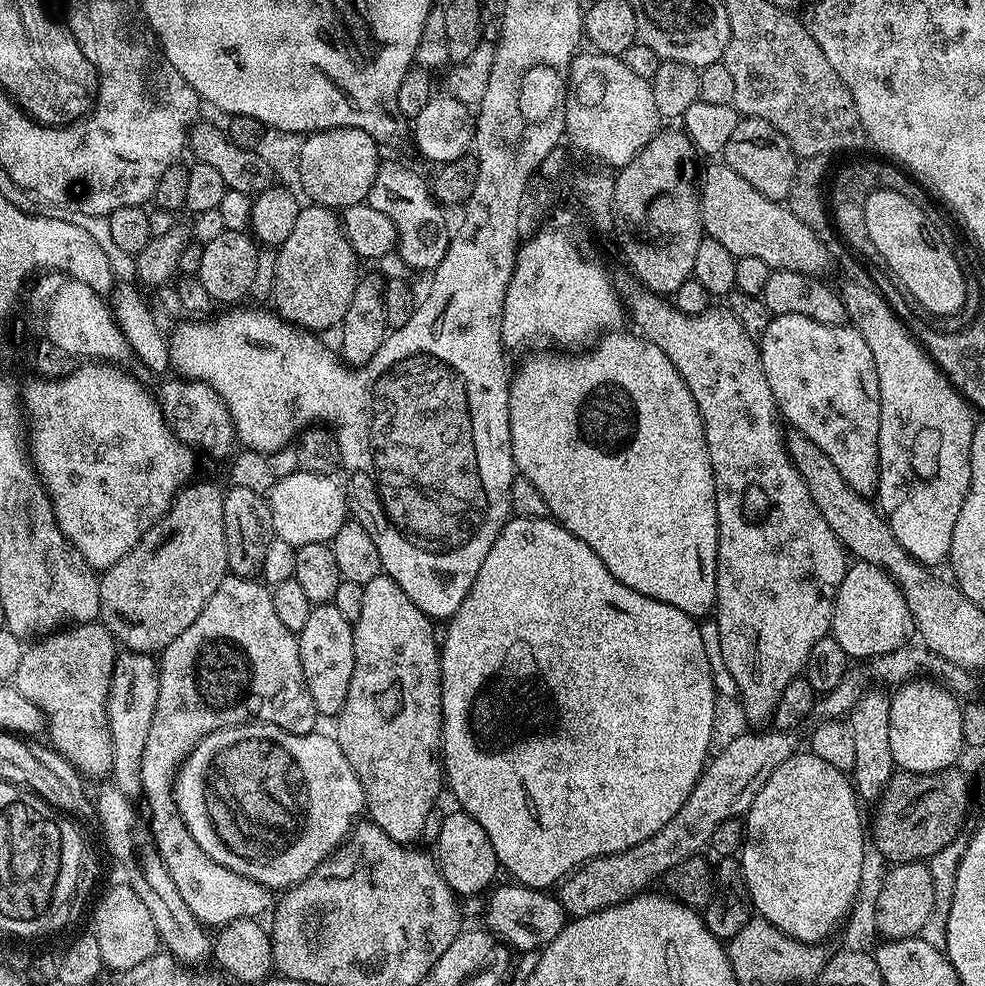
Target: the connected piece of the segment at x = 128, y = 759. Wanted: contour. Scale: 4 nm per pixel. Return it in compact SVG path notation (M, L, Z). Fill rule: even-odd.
M148 654L117 655L108 691L108 725L112 735L111 783L127 800L136 802L143 797L142 754L146 750L146 737L150 735L150 722L158 700L158 664Z

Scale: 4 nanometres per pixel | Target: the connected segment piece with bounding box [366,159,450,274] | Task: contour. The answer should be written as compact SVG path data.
M385 159L374 174L374 186L370 186L366 203L394 222L398 251L417 273L431 273L446 258L450 227L444 217L445 209L433 196L429 181L424 181L414 169Z

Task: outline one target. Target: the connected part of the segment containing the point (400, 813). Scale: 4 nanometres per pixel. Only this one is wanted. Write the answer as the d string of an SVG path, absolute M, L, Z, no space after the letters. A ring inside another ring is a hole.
M386 575L370 578L370 582L364 584L362 590L362 614L358 614L358 622L354 625L354 674L350 674L350 690L346 690L346 702L342 706L338 723L340 725L334 729L334 735L342 754L346 754L346 762L358 774L358 782L362 782L364 791L364 806L366 816L371 823L376 824L385 832L390 834L400 844L411 845L419 841L424 835L426 826L426 814L430 814L432 808L437 807L440 796L440 784L445 783L446 777L442 767L442 741L444 739L444 715L442 714L442 690L440 689L440 644L438 643L438 632L432 629L433 617L426 615L410 598L406 598L406 590L398 586Z

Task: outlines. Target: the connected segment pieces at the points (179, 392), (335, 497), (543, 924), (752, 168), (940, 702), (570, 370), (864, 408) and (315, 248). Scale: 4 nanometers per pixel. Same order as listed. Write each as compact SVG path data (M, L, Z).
M171 379L160 392L158 391L158 399L164 418L171 425L173 432L186 445L194 448L200 446L214 456L226 455L232 444L235 445L235 428L232 425L228 408L219 394L200 381Z
M297 470L288 477L277 479L267 497L272 508L275 539L290 542L301 548L307 544L327 544L350 516L350 504L346 492L335 484L331 475L306 473Z
M519 882L507 883L500 889L497 887L487 897L487 899L489 898L488 913L485 914L484 920L489 925L485 925L499 939L501 936L506 943L520 948L521 953L536 952L543 949L545 944L554 942L554 938L558 938L558 934L566 923L566 913L559 900L555 895L538 888L527 888L525 884Z
M753 116L742 118L738 126L734 126L734 135L730 137L730 142L726 142L722 160L730 170L734 170L734 174L740 174L754 190L758 190L758 194L779 201L787 197L798 163L792 143L774 130L770 122Z
M912 678L891 693L890 754L897 769L906 772L941 772L957 763L966 745L962 738L962 704L943 683Z
M612 330L601 335L591 345L592 352L584 352L581 356L536 356L533 360L526 361L517 372L515 369L508 385L512 462L515 471L525 476L534 486L534 490L542 494L551 519L566 530L570 530L574 538L586 542L586 546L590 546L590 550L594 550L594 554L602 558L606 570L610 570L610 574L614 574L614 578L618 578L622 586L630 586L630 590L638 590L638 594L646 594L646 598L666 602L666 606L674 606L687 616L701 618L700 616L706 615L707 612L709 615L713 611L716 602L716 559L718 558L716 483L706 446L704 423L694 402L694 394L690 394L674 362L670 362L670 358L666 358L666 354L658 350L658 346L654 346L643 336L639 334L631 336L628 332L616 331Z
M782 314L781 316L772 316L769 319L766 330L758 338L758 347L760 349L762 370L766 374L766 382L770 382L770 394L774 394L774 402L779 415L783 419L785 416L792 423L791 427L795 431L800 432L810 442L814 442L814 446L818 446L818 450L822 450L822 454L826 454L826 458L830 458L830 462L834 462L834 466L838 466L838 474L842 474L842 478L846 478L846 482L857 495L865 498L871 497L871 492L873 495L880 483L880 455L878 454L880 391L878 390L878 370L874 370L874 354L870 354L870 346L866 346L866 338L862 338L862 334L858 329L851 326L843 324L826 326L822 322L802 318L802 314Z
M301 207L290 238L277 251L276 285L270 299L276 303L276 315L317 334L323 333L323 328L343 325L356 289L356 264L358 257L344 232L341 217L331 208Z

